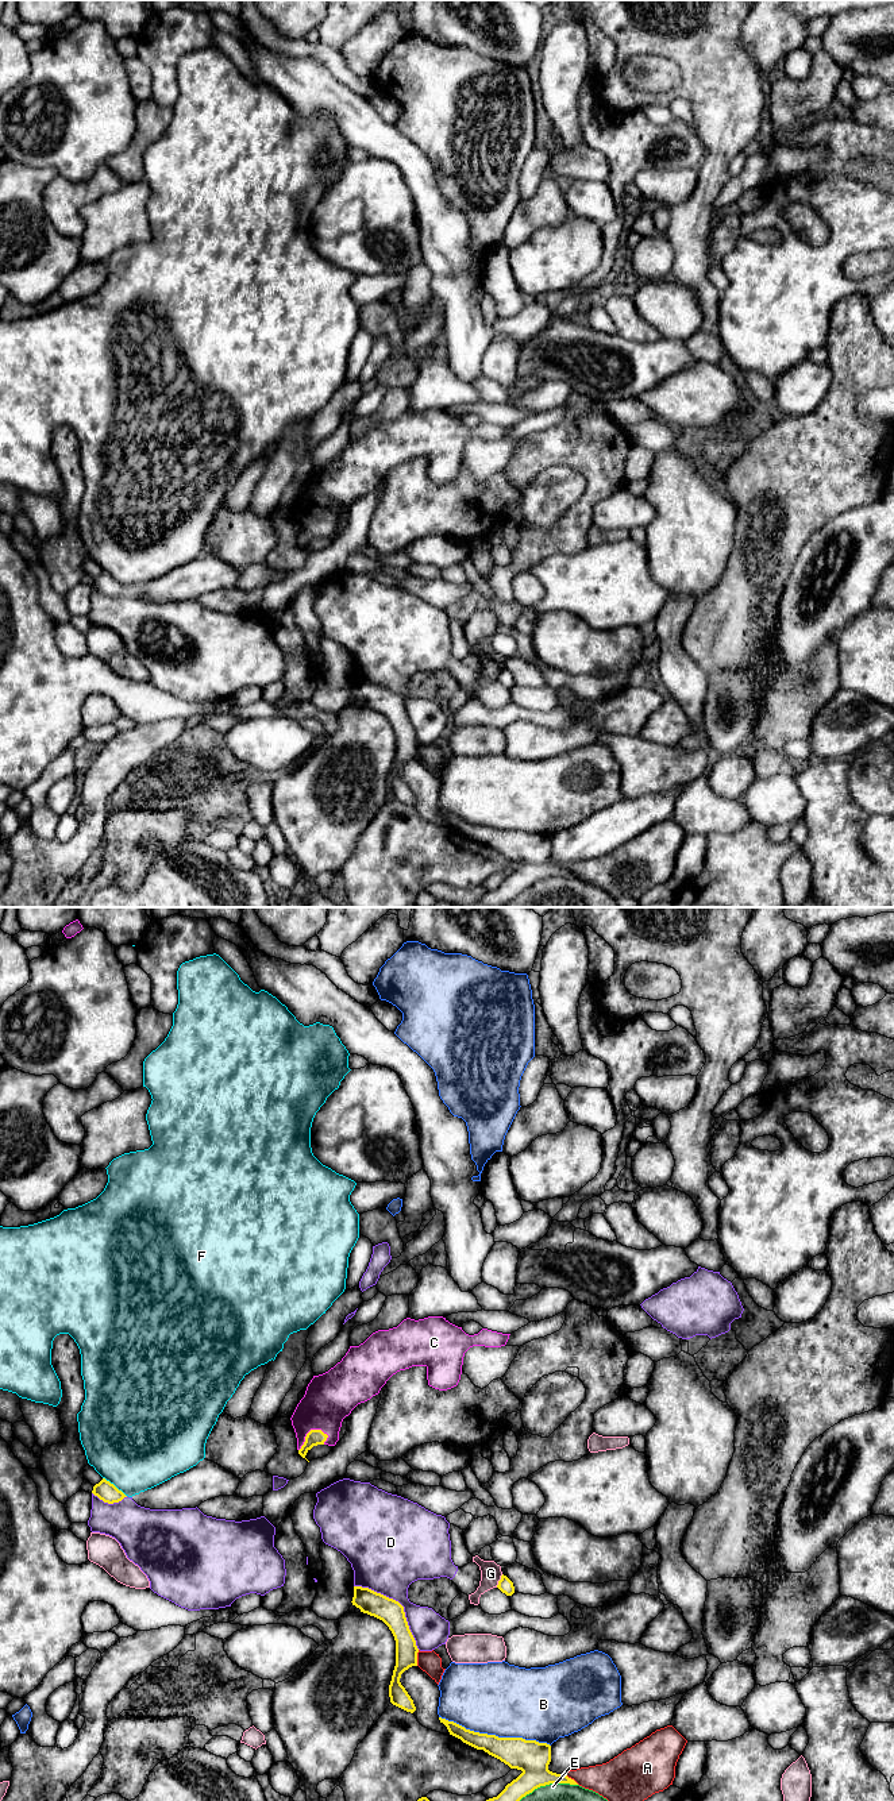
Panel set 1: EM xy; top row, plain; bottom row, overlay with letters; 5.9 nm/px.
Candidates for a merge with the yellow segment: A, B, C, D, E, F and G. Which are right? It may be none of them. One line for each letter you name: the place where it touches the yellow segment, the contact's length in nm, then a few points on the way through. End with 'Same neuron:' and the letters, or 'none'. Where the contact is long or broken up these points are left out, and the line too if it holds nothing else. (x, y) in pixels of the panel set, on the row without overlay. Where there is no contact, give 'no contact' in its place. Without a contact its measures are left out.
C: meets yellow in xy at (309, 524); contact 200 nm long; runs through xy (315, 529), (309, 524), (330, 490)
Same neuron: C

